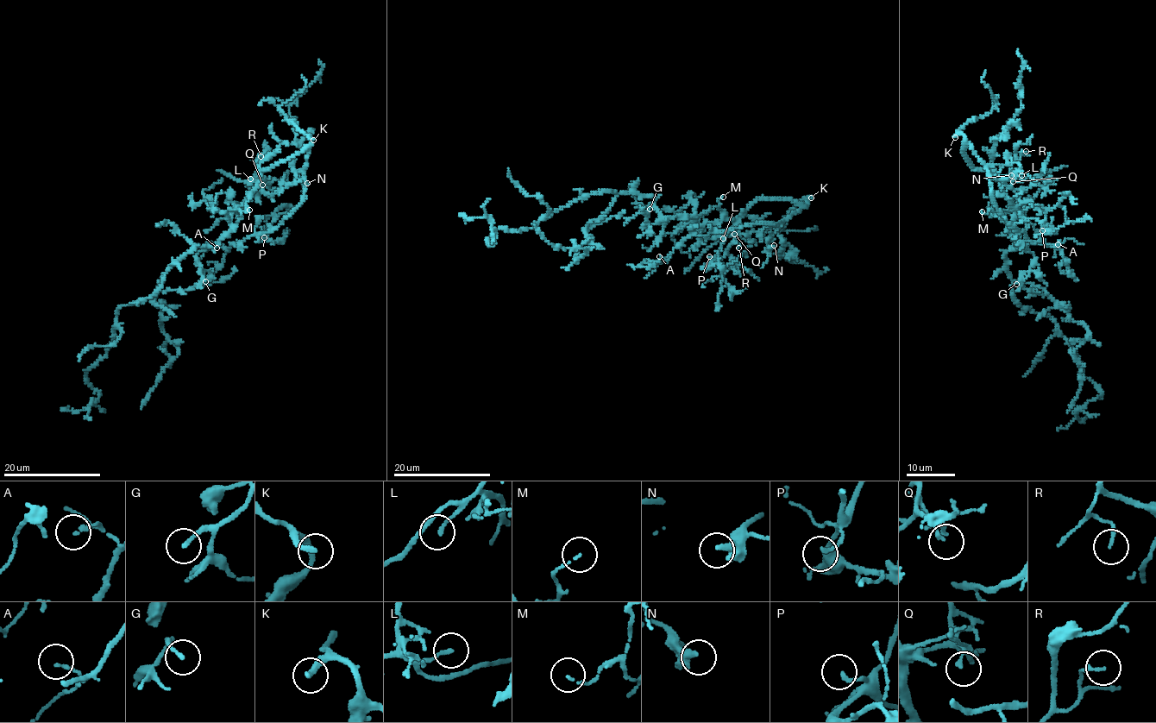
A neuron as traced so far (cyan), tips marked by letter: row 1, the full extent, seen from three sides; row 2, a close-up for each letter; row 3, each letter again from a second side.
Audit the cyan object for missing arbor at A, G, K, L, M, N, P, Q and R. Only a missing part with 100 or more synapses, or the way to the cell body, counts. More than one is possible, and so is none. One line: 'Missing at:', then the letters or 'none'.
Missing at: K

